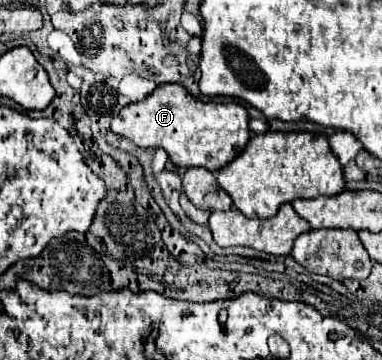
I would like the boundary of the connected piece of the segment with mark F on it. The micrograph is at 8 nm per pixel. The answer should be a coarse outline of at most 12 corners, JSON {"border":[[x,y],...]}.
{"border":[[178,83],[126,105],[112,131],[212,173],[250,141],[240,103]]}

